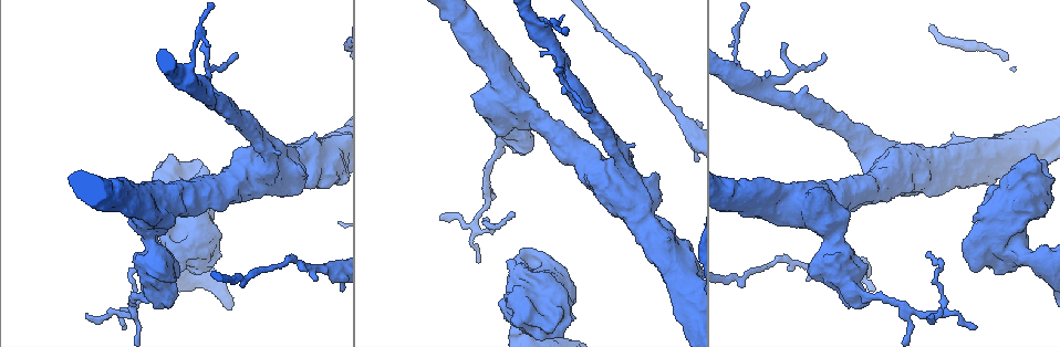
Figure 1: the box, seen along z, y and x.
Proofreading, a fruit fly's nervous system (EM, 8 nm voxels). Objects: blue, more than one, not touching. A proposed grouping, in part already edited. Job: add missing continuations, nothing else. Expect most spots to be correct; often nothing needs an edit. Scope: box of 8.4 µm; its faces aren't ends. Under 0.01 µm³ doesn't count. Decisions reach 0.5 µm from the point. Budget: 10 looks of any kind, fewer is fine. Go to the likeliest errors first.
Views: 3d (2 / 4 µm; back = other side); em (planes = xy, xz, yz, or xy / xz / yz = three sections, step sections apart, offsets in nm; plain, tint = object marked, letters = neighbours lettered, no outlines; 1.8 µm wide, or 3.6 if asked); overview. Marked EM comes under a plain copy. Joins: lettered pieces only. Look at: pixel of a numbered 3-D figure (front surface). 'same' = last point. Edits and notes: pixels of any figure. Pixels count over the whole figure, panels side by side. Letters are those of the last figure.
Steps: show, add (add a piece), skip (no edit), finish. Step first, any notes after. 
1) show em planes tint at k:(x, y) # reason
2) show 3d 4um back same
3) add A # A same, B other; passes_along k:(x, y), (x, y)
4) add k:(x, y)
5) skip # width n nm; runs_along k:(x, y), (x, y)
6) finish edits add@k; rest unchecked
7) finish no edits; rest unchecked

show 3d 4um at 1:(977, 215) # free end

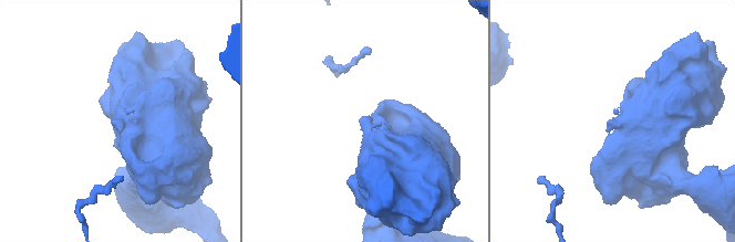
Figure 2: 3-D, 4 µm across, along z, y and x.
show em 3.6um planes letters at 2:(615, 124)

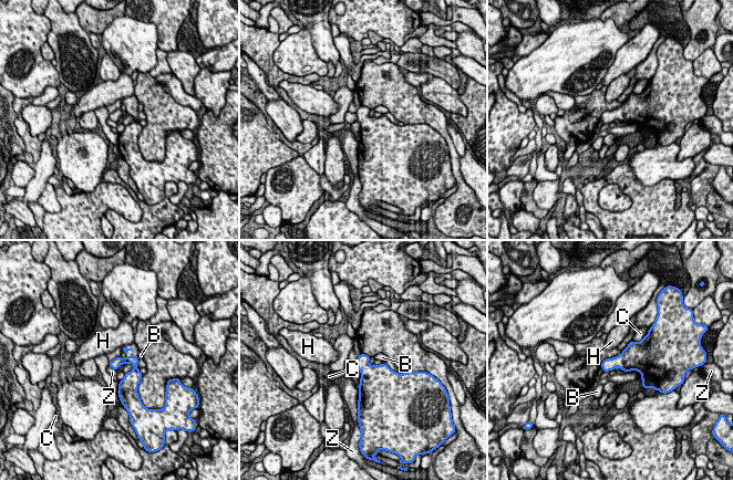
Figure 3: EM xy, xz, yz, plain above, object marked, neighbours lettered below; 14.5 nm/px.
skip # B other, C other, H other, Z other; none of them fits

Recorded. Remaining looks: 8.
show 3d 2um at 1:(938, 312) # sharp bend

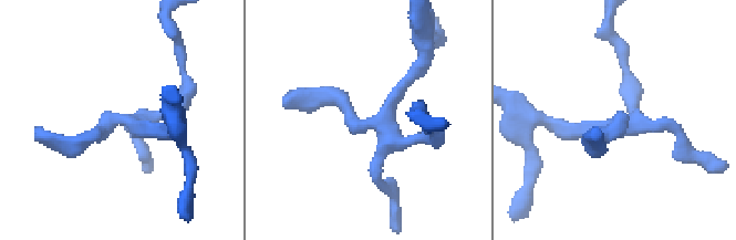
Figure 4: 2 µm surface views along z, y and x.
show em planes letters at 4:(618, 129)

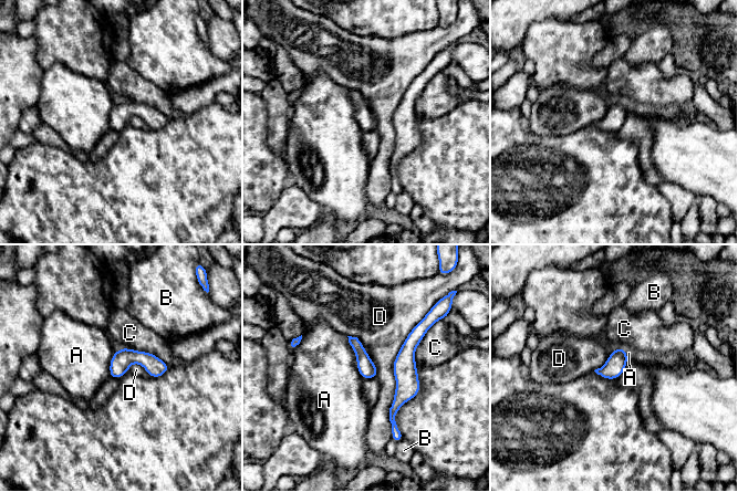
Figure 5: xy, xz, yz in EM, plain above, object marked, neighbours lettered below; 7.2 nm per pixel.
skip # width 130 nm; A other, B other, C other, D other; border 5:(115, 351), (110, 364), (110, 376); none of them fits

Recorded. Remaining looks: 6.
show 3d 4um at 1:(845, 287) # calibre changes

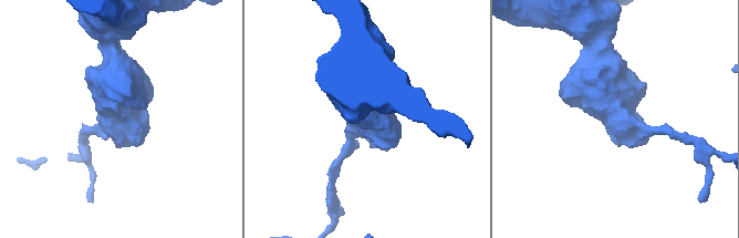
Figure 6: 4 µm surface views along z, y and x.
show em 3.6um planes letters at 6:(615, 114)

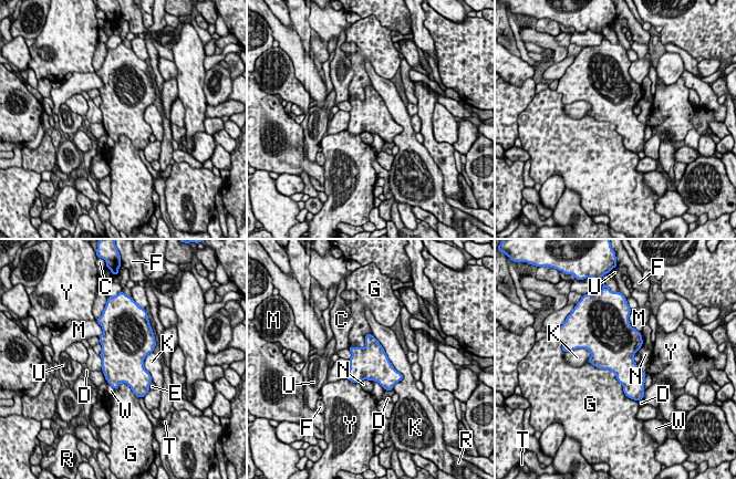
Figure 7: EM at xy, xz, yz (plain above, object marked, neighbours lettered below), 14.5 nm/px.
skip # width 500 nm; longest_contact K 900 nm; C other, D other, E other, F other, G other, K other, M other, N other, R other, T other, U other, W other, Y other; no lettered piece goes on from it

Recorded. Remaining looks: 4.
show em 3.6um planes tint at 1:(909, 161) # thick turns thin

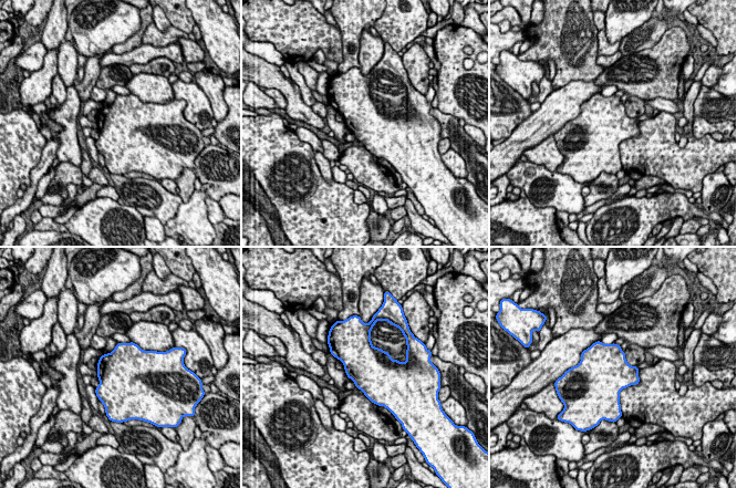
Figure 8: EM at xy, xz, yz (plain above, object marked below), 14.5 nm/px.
show em 3.6um planes letters same

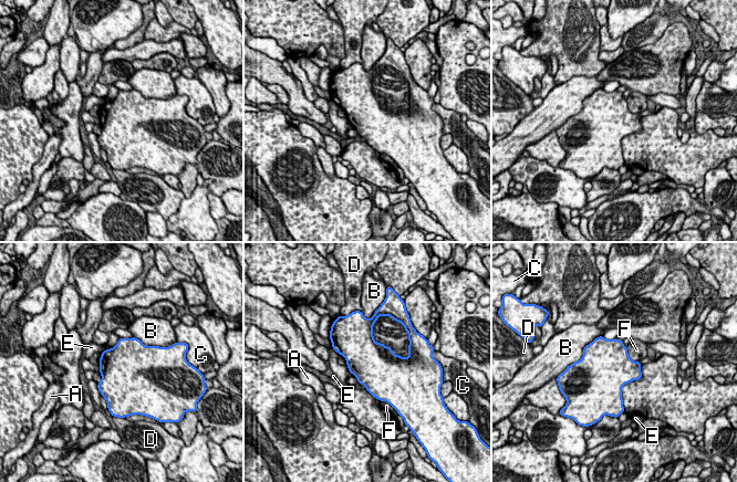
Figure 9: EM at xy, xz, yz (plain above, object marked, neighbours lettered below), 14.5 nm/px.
skip # A other, B other, C other, D other, E other, F other; border 9:(622, 341), (625, 346); none of them fits

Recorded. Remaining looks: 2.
finish no edits; rest unchecked

